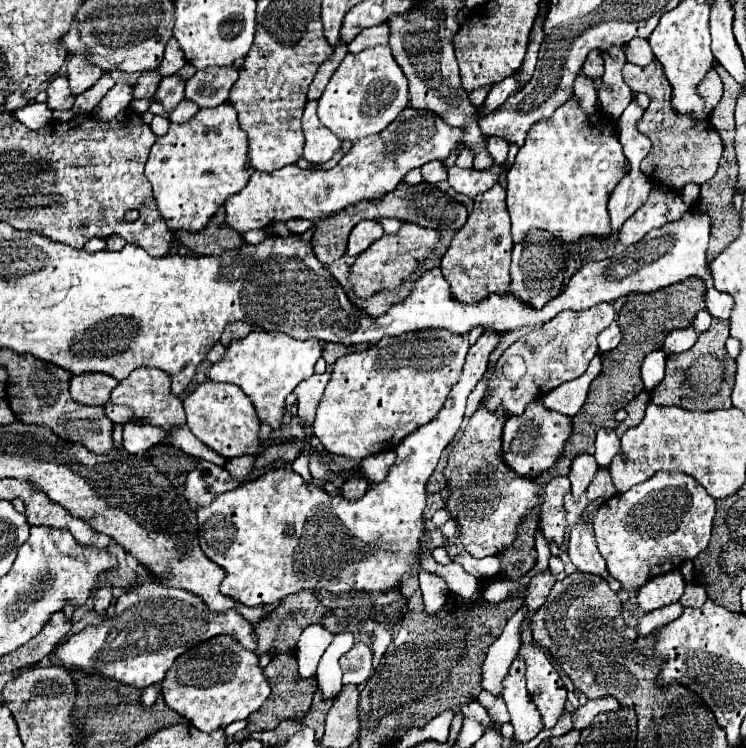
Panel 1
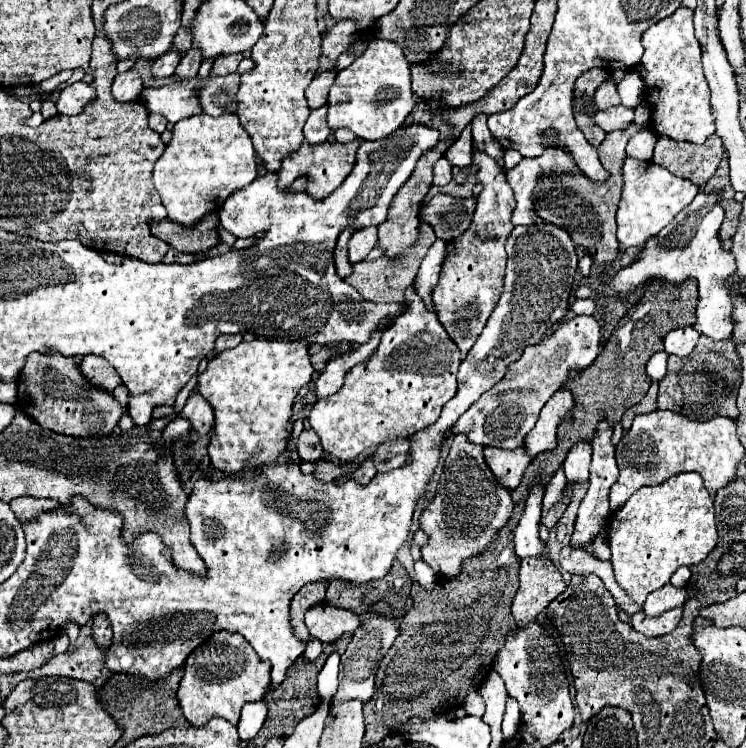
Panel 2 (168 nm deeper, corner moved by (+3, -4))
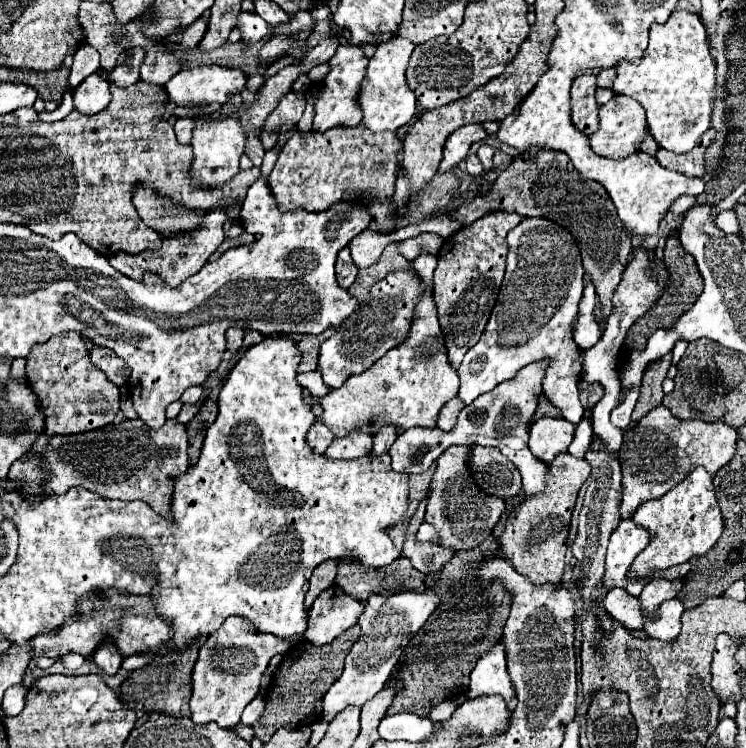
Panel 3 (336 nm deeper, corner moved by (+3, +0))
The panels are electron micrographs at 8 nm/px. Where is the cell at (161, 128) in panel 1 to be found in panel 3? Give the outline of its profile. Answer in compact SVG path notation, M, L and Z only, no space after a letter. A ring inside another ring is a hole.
M177 118L173 128L177 134L177 140L181 144L189 144L189 140L191 140L191 118Z

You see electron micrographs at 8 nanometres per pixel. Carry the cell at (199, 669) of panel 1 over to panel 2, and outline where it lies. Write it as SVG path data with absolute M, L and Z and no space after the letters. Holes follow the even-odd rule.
M219 630L197 646L185 660L185 674L179 684L177 698L185 718L193 726L205 726L213 716L221 716L237 726L243 704L261 700L267 684L269 662L259 660L243 636Z

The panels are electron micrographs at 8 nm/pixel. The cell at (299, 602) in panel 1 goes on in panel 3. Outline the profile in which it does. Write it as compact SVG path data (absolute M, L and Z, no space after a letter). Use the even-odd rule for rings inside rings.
M329 560L327 564L321 564L321 566L313 572L313 576L311 576L311 580L309 580L309 590L307 590L305 602L303 602L303 604L305 604L305 610L311 608L313 600L315 600L323 590L327 590L327 588L333 586L335 574L337 574L337 562L335 562L335 560Z

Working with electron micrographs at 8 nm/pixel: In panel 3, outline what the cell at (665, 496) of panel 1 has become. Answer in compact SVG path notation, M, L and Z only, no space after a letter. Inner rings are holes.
M695 468L681 484L671 488L665 496L655 500L645 500L637 506L633 522L649 532L649 544L631 562L629 572L635 574L637 582L647 584L649 574L655 570L665 570L675 564L683 564L693 556L705 556L715 542L721 538L721 510L713 492L713 482L707 470Z

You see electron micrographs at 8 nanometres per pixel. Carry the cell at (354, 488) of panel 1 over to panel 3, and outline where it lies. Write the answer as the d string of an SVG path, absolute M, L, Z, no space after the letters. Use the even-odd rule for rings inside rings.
M383 428L373 436L373 448L371 448L371 456L381 456L389 450L389 446L395 442L397 436L397 428Z

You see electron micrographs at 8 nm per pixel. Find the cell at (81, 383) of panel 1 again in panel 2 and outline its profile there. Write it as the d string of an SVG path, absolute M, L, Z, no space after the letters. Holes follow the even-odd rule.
M95 354L85 356L81 362L81 370L89 382L97 384L107 392L113 392L121 384L121 378L115 372L115 368L111 368L111 364L107 364L107 360L103 360L101 356L95 356Z

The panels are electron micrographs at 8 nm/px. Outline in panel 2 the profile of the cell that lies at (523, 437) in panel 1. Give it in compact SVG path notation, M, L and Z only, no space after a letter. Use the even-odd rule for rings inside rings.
M485 448L483 450L485 462L491 472L497 476L499 484L507 490L515 490L523 478L523 472L531 464L525 448L517 450L503 450L503 448Z

